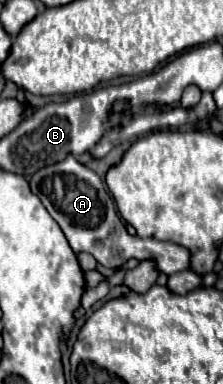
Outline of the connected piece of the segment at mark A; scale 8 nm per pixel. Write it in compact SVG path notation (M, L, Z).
M67 155L65 161L43 167L41 171L37 171L35 175L29 177L29 183L31 183L31 189L43 201L43 205L47 207L49 215L59 223L61 231L65 233L65 237L75 253L87 251L103 267L109 267L109 269L123 267L125 261L131 257L135 257L139 261L153 259L153 261L157 261L157 269L167 275L185 271L189 267L191 251L187 247L157 241L157 239L131 237L125 231L121 219L117 217L113 199L103 183L103 179L99 179L97 173L91 171L89 167L81 165L75 155Z

